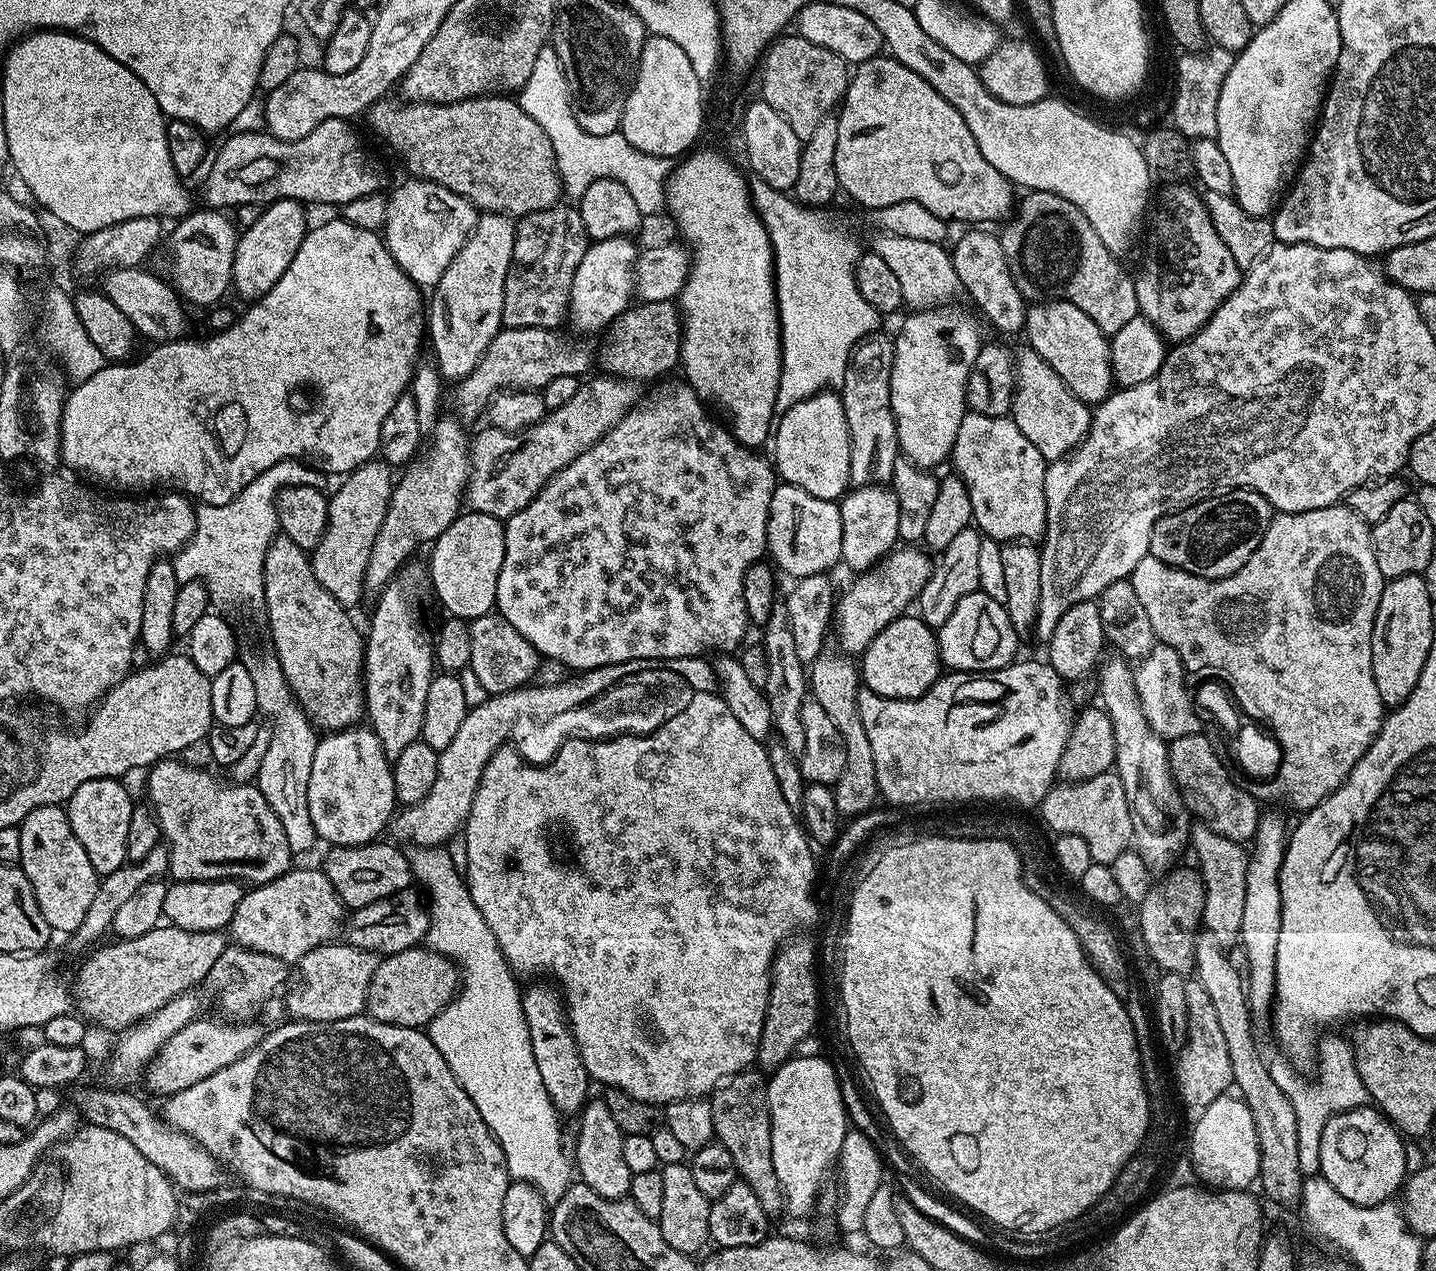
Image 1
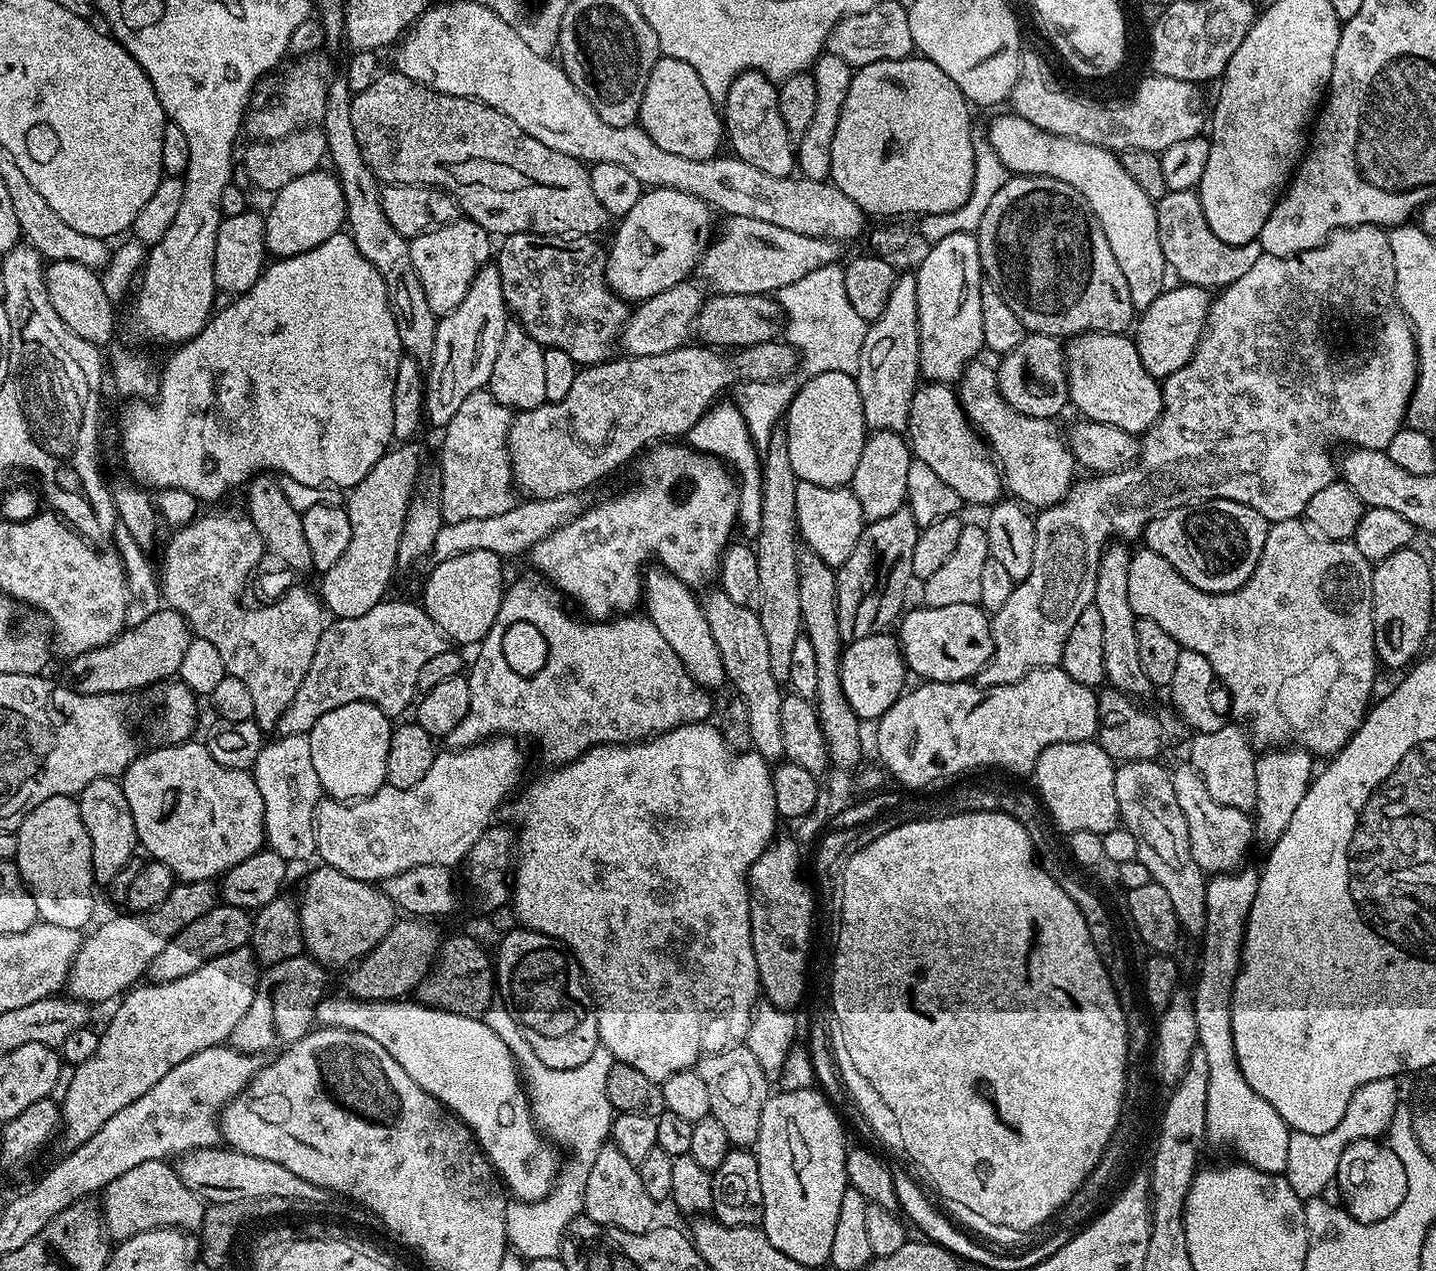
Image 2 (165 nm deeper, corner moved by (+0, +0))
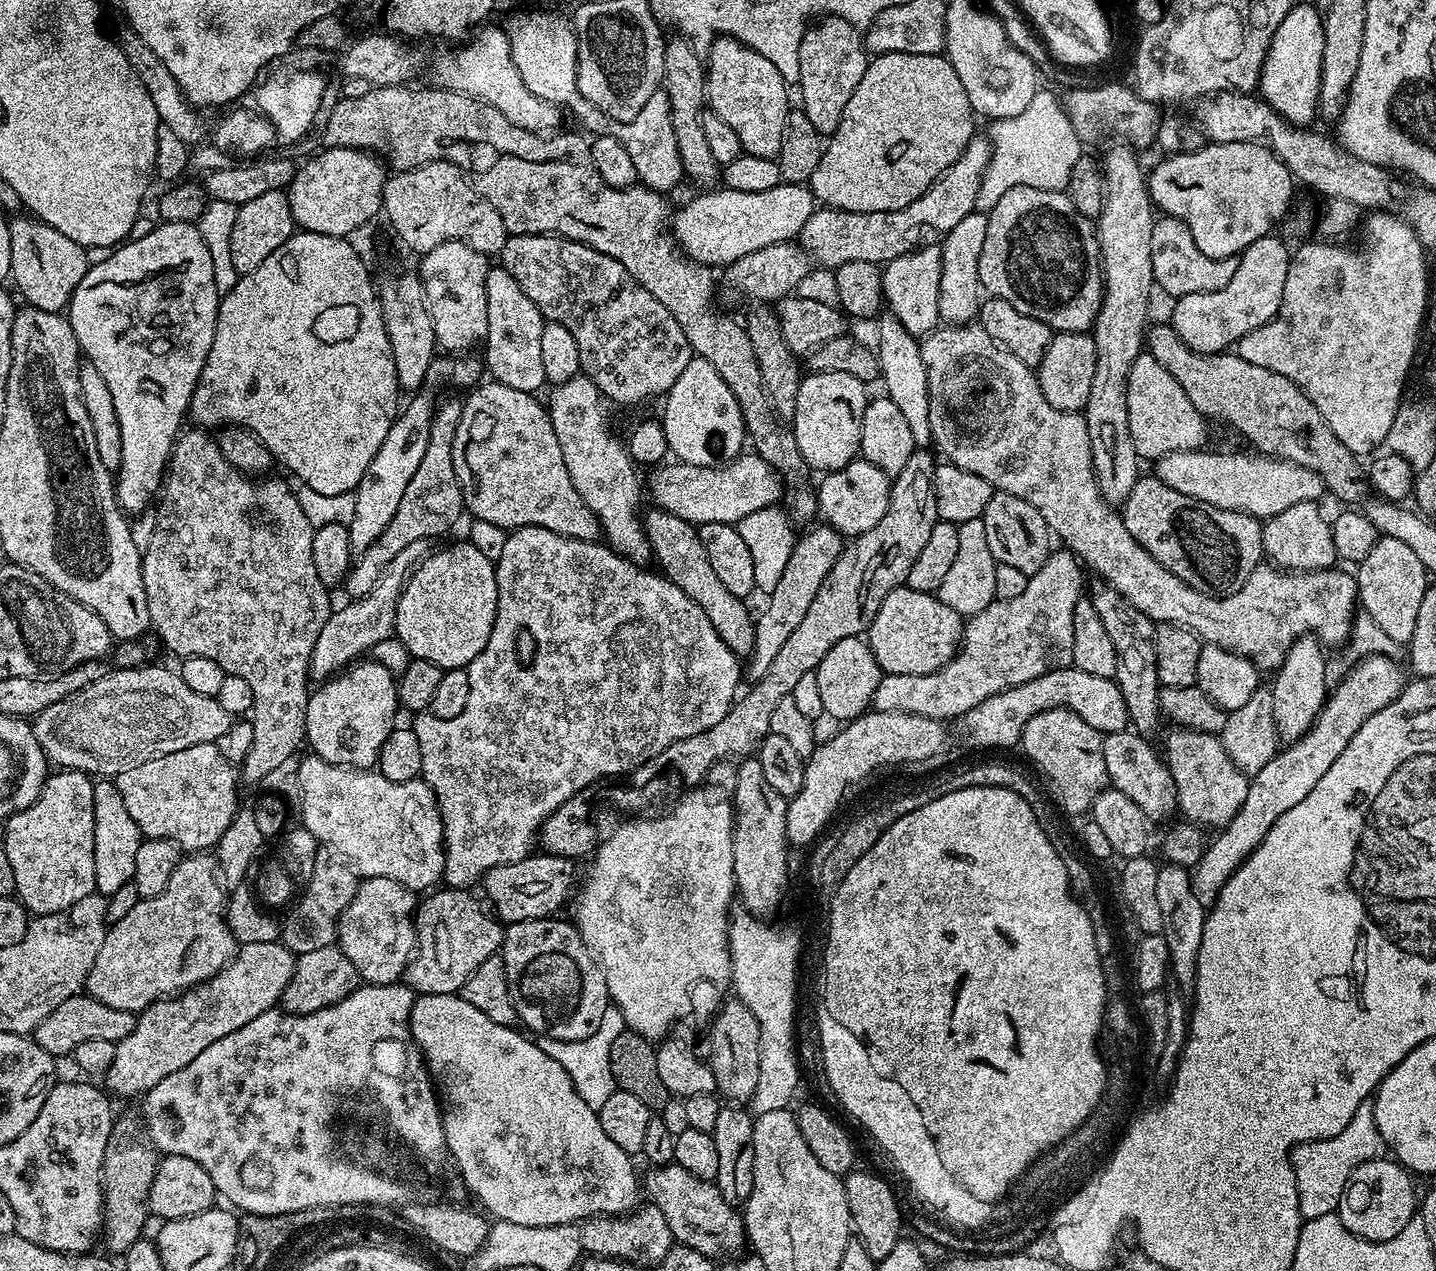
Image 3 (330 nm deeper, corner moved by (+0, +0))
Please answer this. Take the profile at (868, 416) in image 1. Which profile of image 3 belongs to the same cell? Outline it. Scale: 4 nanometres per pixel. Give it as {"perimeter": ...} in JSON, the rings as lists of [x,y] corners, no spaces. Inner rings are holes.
{"perimeter":[[[925,246],[889,260],[882,268],[884,274],[884,299],[889,311],[906,326],[912,336],[923,337],[936,331],[941,323],[938,294],[942,282],[942,254],[939,247]]]}

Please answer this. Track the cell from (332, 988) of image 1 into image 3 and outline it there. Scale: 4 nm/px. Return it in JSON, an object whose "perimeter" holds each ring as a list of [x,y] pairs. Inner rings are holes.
{"perimeter":[[[444,886],[429,891],[417,903],[414,917],[416,951],[402,977],[403,983],[413,993],[421,996],[459,993],[464,983],[476,973],[478,966],[501,951],[504,928],[495,915],[483,903],[480,905],[472,894],[462,888]]]}

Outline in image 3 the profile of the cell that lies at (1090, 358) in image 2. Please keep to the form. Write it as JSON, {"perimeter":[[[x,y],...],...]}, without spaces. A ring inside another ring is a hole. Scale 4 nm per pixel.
{"perimeter":[[[1151,354],[1140,355],[1134,362],[1134,366],[1130,366],[1130,374],[1128,375],[1128,421],[1130,422],[1130,434],[1134,438],[1136,453],[1149,462],[1155,462],[1166,454],[1195,452],[1203,449],[1205,447],[1204,439],[1208,436],[1208,428],[1204,425],[1206,423],[1205,417],[1196,409],[1194,402],[1190,402],[1186,390],[1182,390],[1182,386],[1178,386],[1174,374],[1170,374],[1170,370],[1166,370],[1166,366],[1162,366],[1162,362],[1158,362]]]}

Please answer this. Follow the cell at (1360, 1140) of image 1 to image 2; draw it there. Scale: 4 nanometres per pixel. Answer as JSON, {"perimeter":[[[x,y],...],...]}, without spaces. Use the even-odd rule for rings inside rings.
{"perimeter":[[[1379,1139],[1354,1141],[1342,1152],[1334,1184],[1345,1196],[1342,1204],[1352,1219],[1373,1224],[1390,1218],[1402,1206],[1402,1198],[1406,1198],[1406,1169],[1402,1167],[1402,1158],[1387,1143]]]}

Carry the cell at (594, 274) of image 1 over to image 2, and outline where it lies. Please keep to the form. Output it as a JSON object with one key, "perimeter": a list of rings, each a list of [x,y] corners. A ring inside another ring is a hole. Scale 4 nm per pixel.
{"perimeter":[[[649,187],[641,191],[638,202],[619,221],[616,237],[612,240],[612,249],[606,252],[604,278],[608,287],[625,302],[639,302],[646,298],[654,298],[654,294],[662,294],[662,290],[670,290],[676,284],[683,284],[689,279],[688,274],[699,265],[702,246],[710,240],[708,227],[712,224],[713,209],[704,200],[694,194],[686,194],[673,188]]]}

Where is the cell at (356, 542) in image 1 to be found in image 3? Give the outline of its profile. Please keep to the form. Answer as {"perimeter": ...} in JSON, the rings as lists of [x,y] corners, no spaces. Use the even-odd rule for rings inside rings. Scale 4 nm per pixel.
{"perimeter":[[[457,400],[439,401],[432,418],[430,442],[426,446],[426,454],[418,465],[418,474],[410,478],[410,486],[406,486],[406,494],[402,494],[402,503],[390,518],[390,526],[378,534],[376,541],[366,551],[355,557],[352,569],[348,571],[346,589],[348,596],[355,598],[370,594],[374,590],[378,578],[382,578],[382,570],[394,562],[399,552],[410,546],[410,542],[419,540],[431,541],[432,536],[440,536],[448,532],[460,520],[460,512],[465,511],[462,490],[458,486],[458,478],[454,474],[454,434],[458,430],[458,422],[462,418],[463,403]]]}

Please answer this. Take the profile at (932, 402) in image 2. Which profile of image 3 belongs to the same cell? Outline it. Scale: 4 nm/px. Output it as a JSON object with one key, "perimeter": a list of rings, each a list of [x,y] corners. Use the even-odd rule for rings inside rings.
{"perimeter":[[[881,311],[878,317],[880,323],[880,345],[875,345],[876,357],[880,360],[879,379],[884,380],[884,388],[887,399],[902,410],[906,422],[914,434],[914,442],[917,446],[928,446],[933,443],[932,430],[930,428],[930,402],[928,401],[928,375],[926,374],[926,362],[920,357],[920,344],[917,337],[912,336],[898,322],[898,318],[892,311]]]}

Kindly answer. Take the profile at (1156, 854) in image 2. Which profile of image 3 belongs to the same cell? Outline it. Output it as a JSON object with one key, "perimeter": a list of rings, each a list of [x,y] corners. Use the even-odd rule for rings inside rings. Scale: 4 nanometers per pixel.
{"perimeter":[[[1132,730],[1110,732],[1104,736],[1103,757],[1111,787],[1130,798],[1146,814],[1148,820],[1156,824],[1156,821],[1177,811],[1176,787],[1167,763],[1161,755],[1158,756],[1151,744],[1147,737]]]}

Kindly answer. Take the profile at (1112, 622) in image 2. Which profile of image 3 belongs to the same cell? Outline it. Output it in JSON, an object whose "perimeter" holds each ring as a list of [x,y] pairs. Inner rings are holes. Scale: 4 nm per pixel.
{"perimeter":[[[1127,142],[1113,144],[1116,145],[1102,156],[1104,208],[1098,217],[1098,235],[1100,263],[1104,269],[1104,300],[1094,325],[1094,383],[1082,415],[1086,430],[1090,430],[1092,465],[1100,493],[1109,504],[1120,506],[1142,475],[1142,457],[1136,453],[1128,421],[1128,375],[1146,344],[1152,288],[1154,292],[1150,258],[1154,205],[1148,194],[1146,172],[1140,169],[1140,160],[1136,157],[1139,156],[1137,149]]]}

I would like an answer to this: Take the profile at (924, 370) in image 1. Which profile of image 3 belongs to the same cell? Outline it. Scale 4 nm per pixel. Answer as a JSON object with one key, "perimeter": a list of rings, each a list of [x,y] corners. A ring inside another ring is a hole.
{"perimeter":[[[973,210],[943,237],[939,245],[942,254],[942,282],[938,294],[938,310],[941,321],[949,325],[971,324],[977,319],[982,303],[978,262],[982,254],[982,242],[986,242],[987,225],[987,215],[983,211]]]}

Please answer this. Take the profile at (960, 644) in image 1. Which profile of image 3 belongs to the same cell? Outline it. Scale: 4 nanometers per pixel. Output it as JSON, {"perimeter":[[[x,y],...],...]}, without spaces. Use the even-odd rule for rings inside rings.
{"perimeter":[[[901,586],[886,594],[866,639],[883,673],[930,674],[946,667],[960,651],[965,627],[962,617],[933,593]]]}

